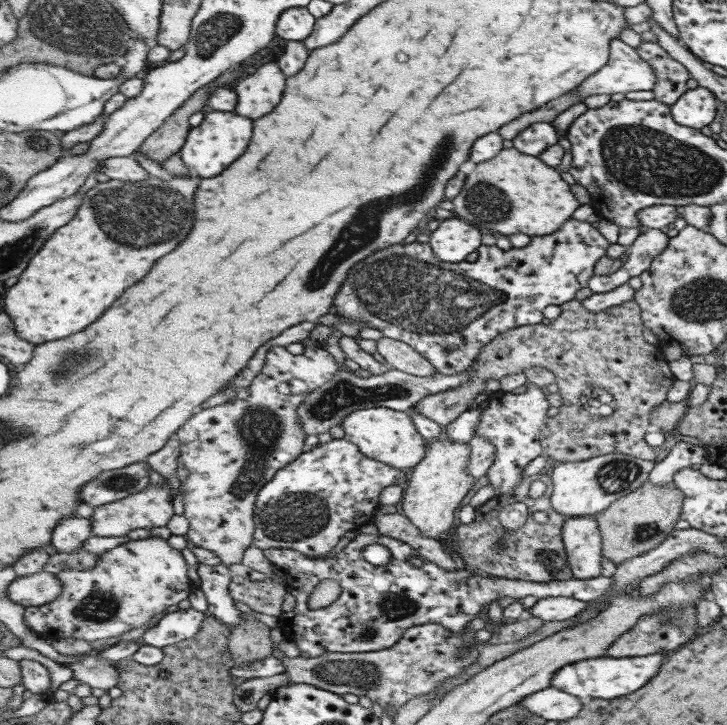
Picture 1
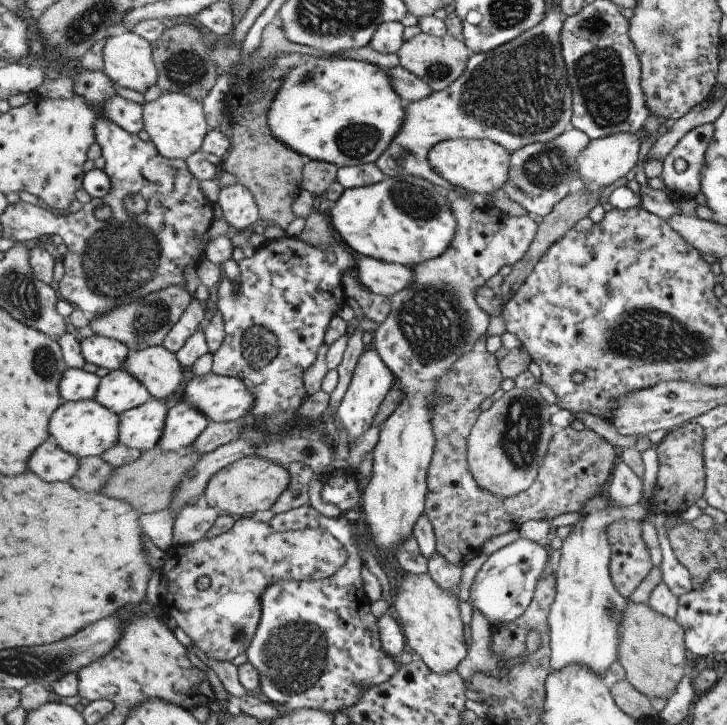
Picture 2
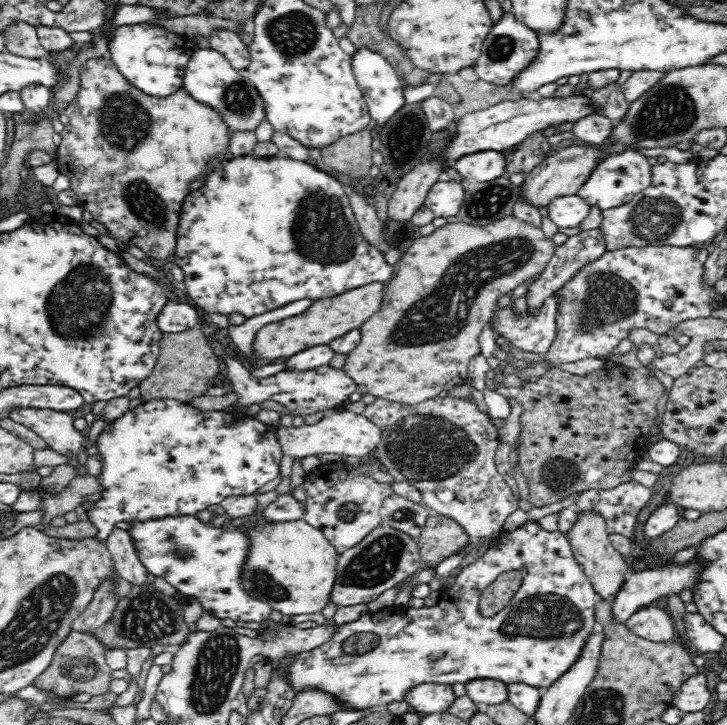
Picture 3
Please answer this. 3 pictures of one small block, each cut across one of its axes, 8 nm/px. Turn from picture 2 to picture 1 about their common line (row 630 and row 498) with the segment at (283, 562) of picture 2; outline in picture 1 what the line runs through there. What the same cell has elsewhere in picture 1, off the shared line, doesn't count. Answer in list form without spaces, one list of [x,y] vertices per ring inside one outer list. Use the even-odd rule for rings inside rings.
[[[323,343],[304,346],[305,349],[300,355],[293,355],[285,346],[273,346],[267,351],[266,359],[263,368],[259,374],[251,382],[248,392],[249,396],[245,400],[233,399],[221,406],[215,406],[206,410],[199,411],[182,426],[177,432],[177,437],[180,439],[180,449],[182,452],[181,459],[188,471],[187,479],[182,483],[181,488],[184,490],[183,504],[184,515],[190,520],[190,529],[186,536],[192,547],[203,547],[216,552],[221,558],[225,566],[229,564],[239,564],[245,557],[246,550],[254,545],[255,531],[257,523],[255,522],[255,509],[258,502],[258,494],[262,488],[273,480],[273,477],[278,473],[278,470],[290,465],[295,459],[298,459],[305,453],[305,436],[306,430],[302,427],[301,418],[299,418],[299,406],[303,406],[306,398],[313,394],[319,388],[323,388],[337,377],[340,371],[340,365],[337,358],[323,346]]]

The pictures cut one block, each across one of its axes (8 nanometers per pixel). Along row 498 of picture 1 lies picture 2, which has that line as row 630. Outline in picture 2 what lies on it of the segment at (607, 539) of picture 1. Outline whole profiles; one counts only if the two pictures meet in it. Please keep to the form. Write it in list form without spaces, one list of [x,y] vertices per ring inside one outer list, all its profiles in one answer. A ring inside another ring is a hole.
[[[626,599],[618,628],[617,662],[623,668],[626,679],[641,694],[647,698],[668,698],[681,677],[687,673],[683,629],[674,618],[655,612],[648,604]]]

